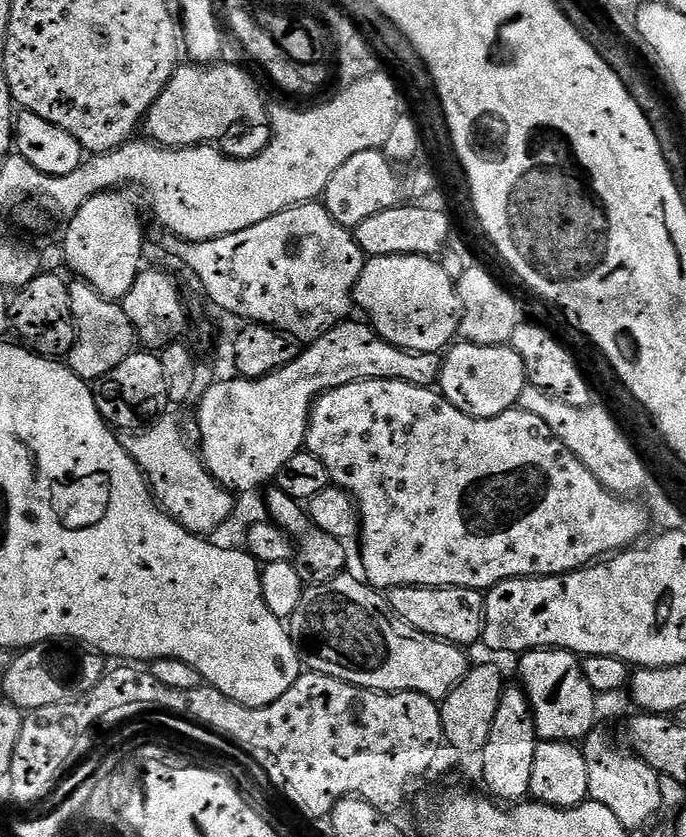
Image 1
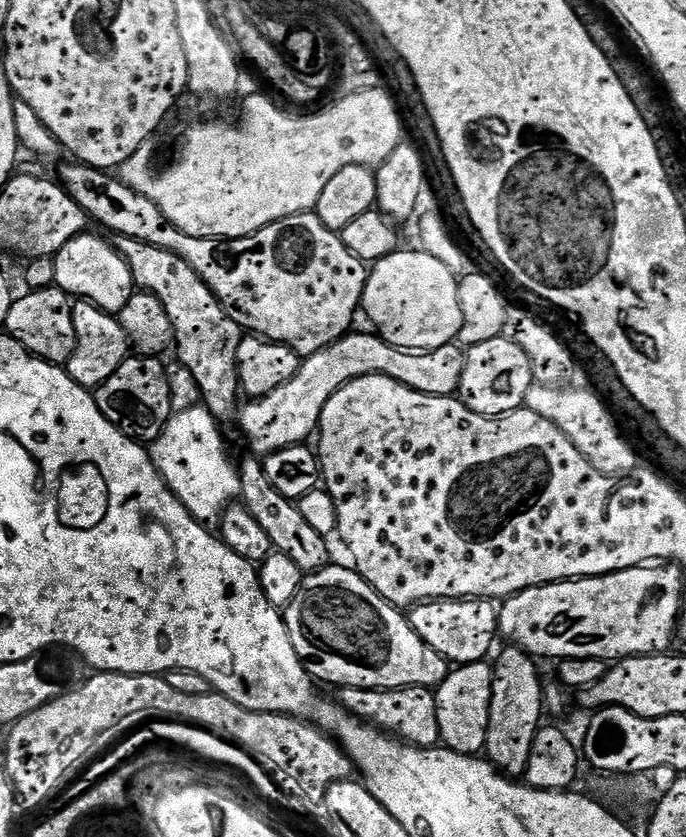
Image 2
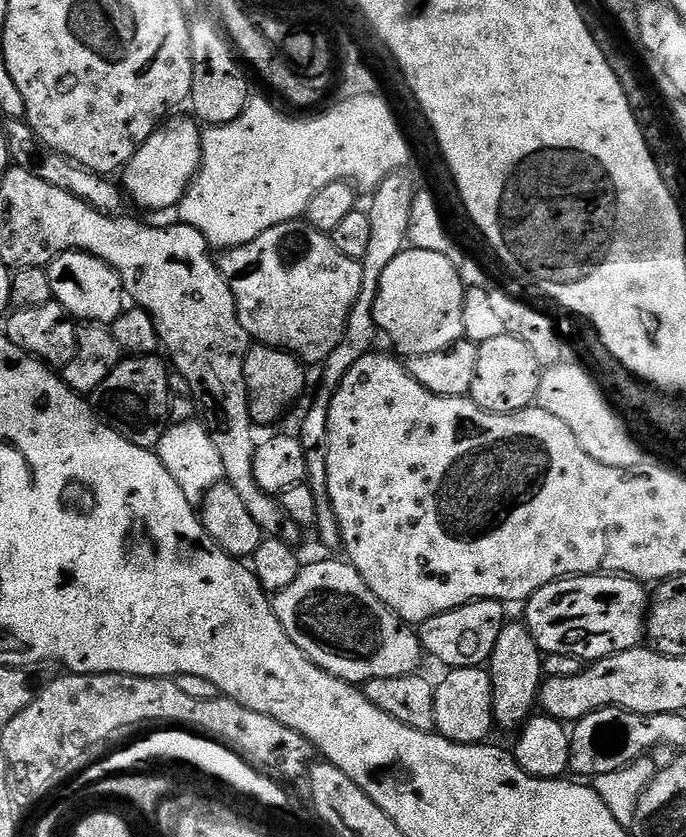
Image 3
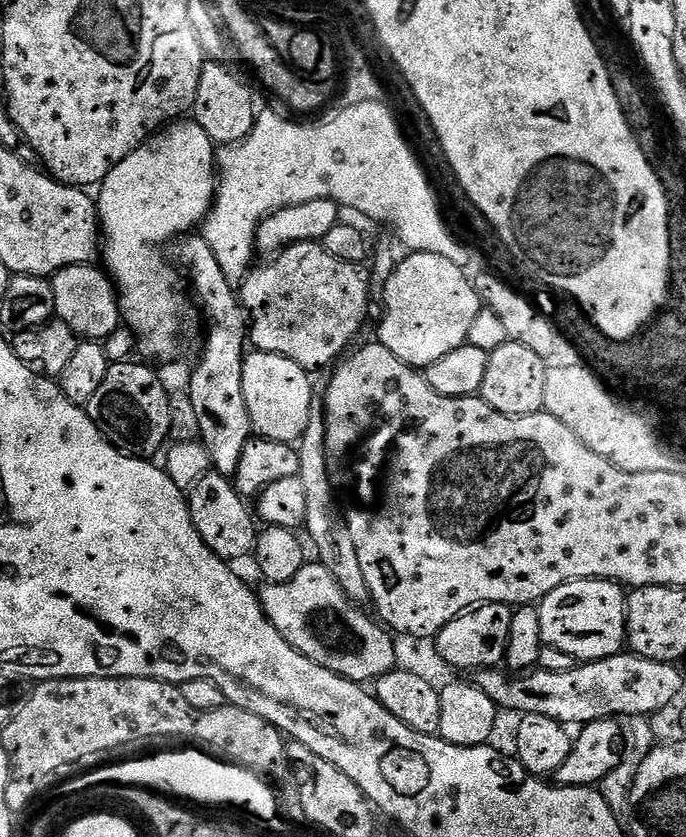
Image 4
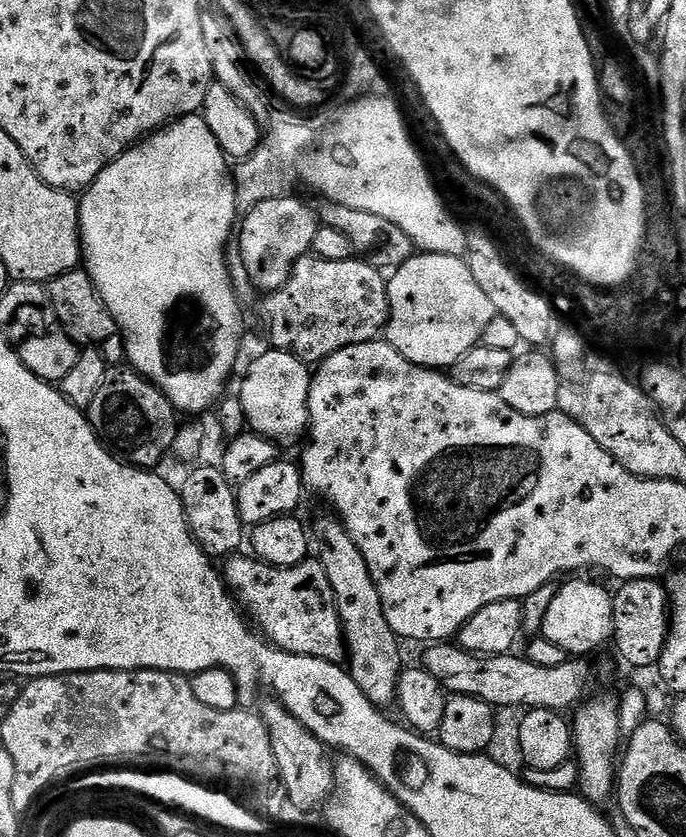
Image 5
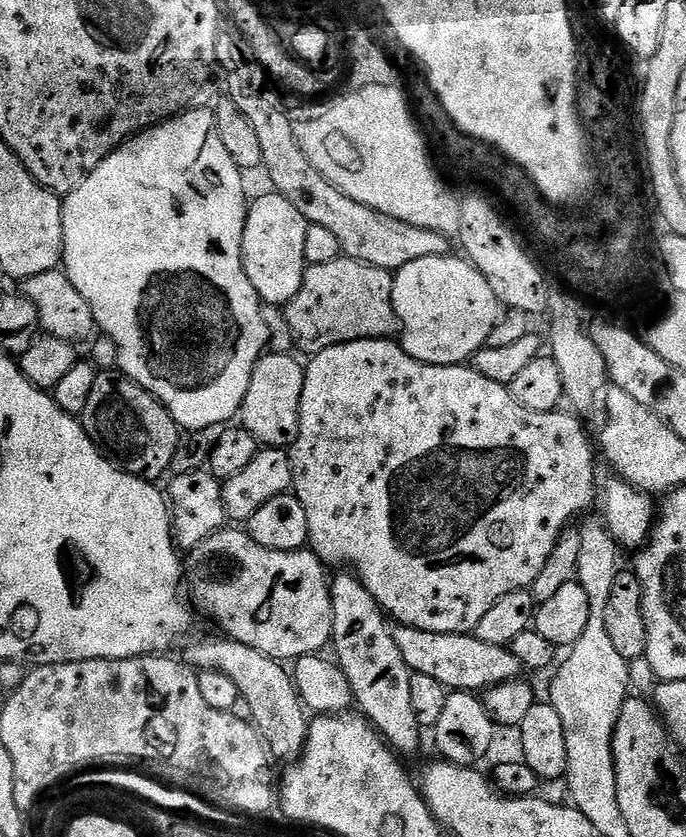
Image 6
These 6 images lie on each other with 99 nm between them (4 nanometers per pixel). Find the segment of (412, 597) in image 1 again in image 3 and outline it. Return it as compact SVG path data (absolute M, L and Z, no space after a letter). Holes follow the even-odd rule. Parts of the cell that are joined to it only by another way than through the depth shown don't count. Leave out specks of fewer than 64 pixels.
M475 600L472 604L458 606L446 614L430 618L419 625L420 647L436 660L441 660L445 669L484 668L491 661L498 634L502 634L506 617L505 605L498 600Z

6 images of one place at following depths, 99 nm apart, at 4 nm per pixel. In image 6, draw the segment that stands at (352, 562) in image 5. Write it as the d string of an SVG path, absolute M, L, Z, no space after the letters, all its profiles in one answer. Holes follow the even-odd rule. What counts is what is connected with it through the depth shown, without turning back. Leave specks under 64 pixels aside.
M340 570L330 580L332 590L332 644L336 648L335 663L340 665L342 674L346 674L348 685L352 691L355 707L359 709L365 720L384 737L389 748L397 753L412 756L420 748L422 729L418 717L414 715L414 706L410 695L410 682L413 673L406 666L406 658L402 658L402 650L398 650L398 642L393 625L380 603L362 586L355 574L348 570Z

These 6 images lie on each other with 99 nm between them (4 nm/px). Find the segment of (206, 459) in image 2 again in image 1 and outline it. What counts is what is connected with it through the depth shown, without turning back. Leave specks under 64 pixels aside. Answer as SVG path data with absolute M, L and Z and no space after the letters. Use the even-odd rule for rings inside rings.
M161 418L148 425L147 428L139 429L135 434L123 437L124 448L138 462L138 466L144 471L144 477L152 488L152 495L168 515L172 516L181 526L189 532L197 534L211 534L216 527L221 526L231 516L235 508L236 496L228 489L221 486L210 474L205 466L199 451L190 441L184 437L184 432L169 418Z

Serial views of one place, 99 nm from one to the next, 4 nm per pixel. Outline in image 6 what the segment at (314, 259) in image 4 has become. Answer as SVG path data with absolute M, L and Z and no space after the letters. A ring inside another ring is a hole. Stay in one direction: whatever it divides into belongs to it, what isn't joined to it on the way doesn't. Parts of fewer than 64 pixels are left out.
M341 258L305 267L302 286L289 304L283 305L288 332L307 354L359 340L383 340L393 335L398 321L392 309L393 273L378 266Z

